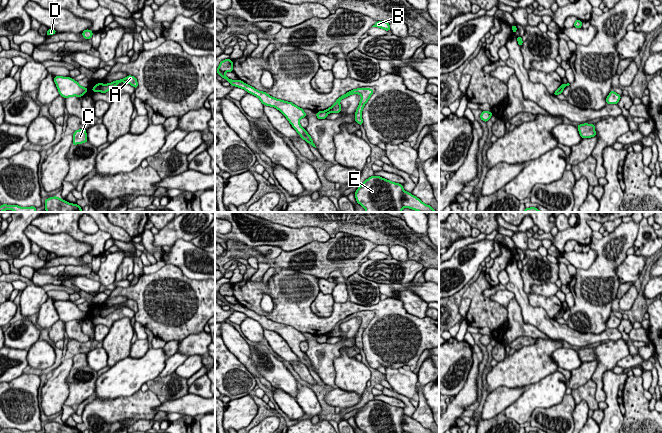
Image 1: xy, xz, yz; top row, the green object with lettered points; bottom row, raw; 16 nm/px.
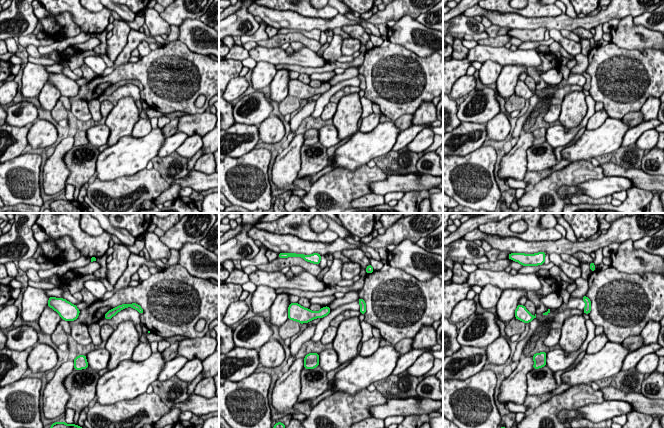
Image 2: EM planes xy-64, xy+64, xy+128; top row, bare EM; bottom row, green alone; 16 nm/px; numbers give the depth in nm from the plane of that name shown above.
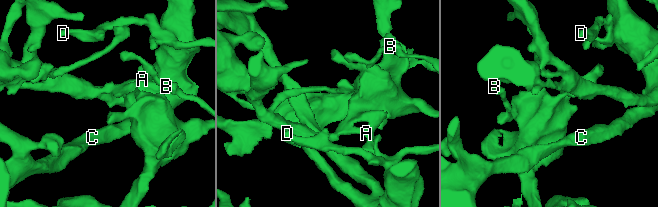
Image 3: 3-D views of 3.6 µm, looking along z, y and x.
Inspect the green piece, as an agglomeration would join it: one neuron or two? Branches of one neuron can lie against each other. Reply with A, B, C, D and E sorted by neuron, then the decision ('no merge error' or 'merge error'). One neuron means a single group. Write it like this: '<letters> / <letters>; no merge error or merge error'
A C / B D E; merge error

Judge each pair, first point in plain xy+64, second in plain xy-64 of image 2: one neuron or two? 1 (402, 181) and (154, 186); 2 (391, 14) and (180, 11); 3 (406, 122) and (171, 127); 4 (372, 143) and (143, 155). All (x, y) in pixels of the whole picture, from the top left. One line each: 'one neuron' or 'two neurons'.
1: two neurons
2: one neuron
3: one neuron
4: one neuron

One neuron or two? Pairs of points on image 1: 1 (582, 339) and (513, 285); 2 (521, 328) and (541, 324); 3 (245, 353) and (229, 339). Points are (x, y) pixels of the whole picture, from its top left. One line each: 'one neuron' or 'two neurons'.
1: one neuron
2: two neurons
3: one neuron

